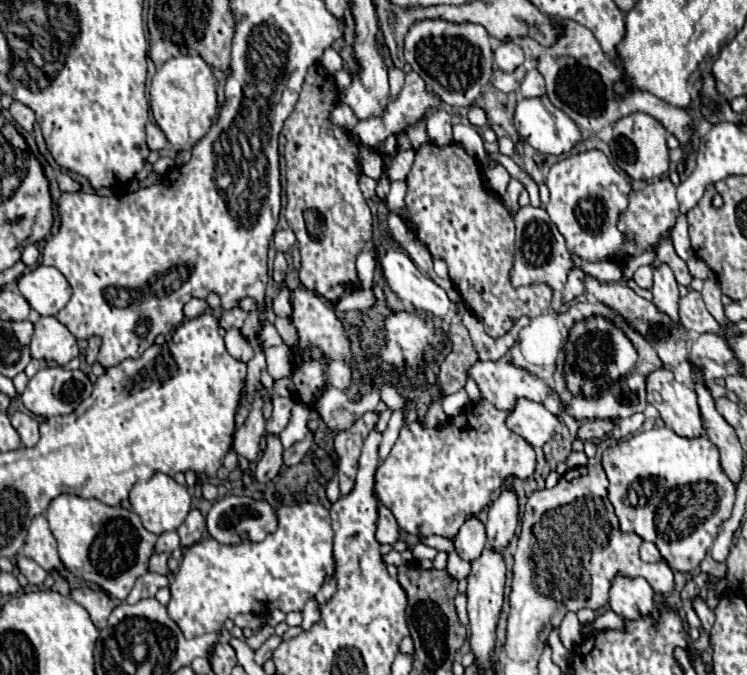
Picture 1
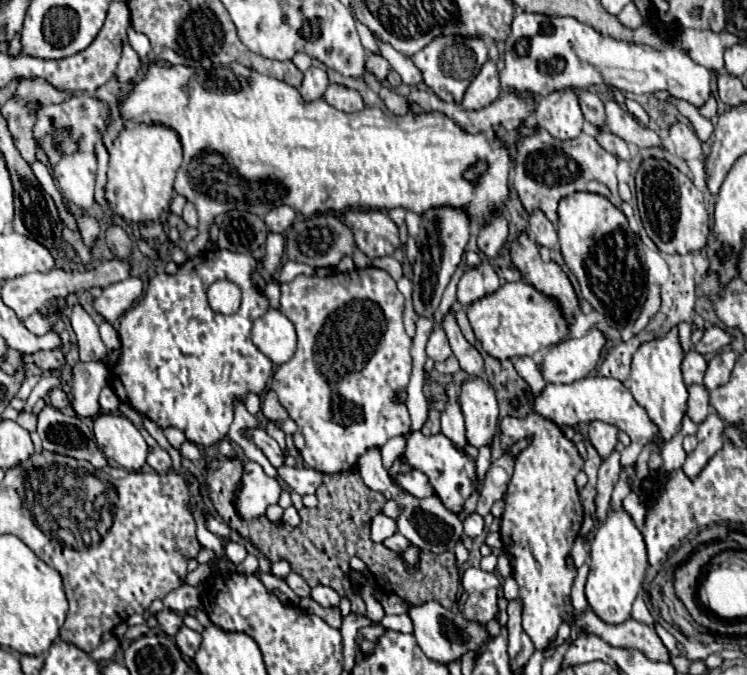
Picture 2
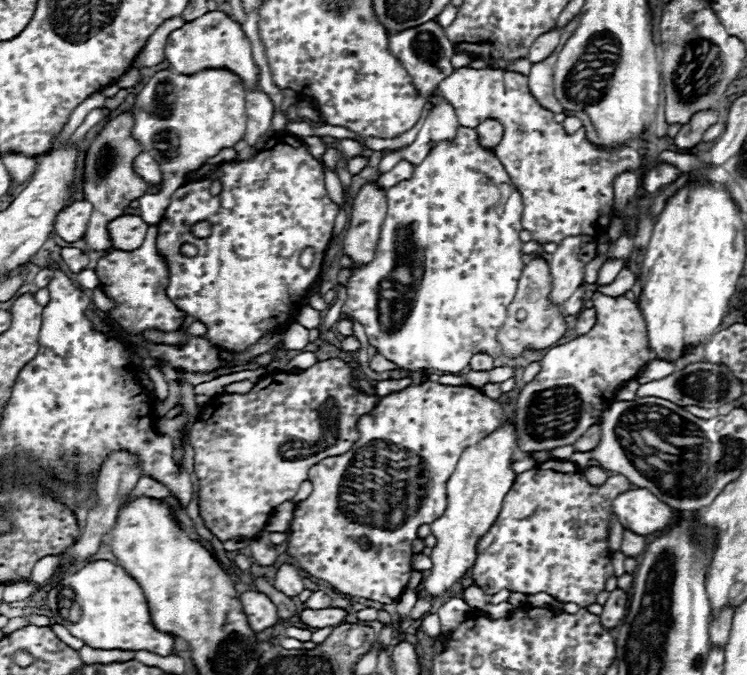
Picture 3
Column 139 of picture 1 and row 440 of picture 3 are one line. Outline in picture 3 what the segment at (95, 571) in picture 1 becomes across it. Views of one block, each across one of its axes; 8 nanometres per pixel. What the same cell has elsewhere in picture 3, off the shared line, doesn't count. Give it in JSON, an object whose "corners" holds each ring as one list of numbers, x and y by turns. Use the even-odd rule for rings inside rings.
{"corners":[[594,292,590,296,590,300,598,312,598,320,596,320,594,328,566,344,550,348,548,354,540,360,542,370,538,372,538,376,532,382,528,382,518,394,516,410,514,410,514,426,516,426,518,446,526,454,540,452,540,450,554,450,560,446,572,446,578,438,584,436,584,432,592,424,600,422,602,412,608,410,608,406,614,402,618,388,624,382,638,378,638,374,642,372,642,366,650,358,654,358,654,354,650,352,648,342,646,342,644,316,632,300,628,300,626,296,612,298,612,296,604,296,600,292]]}

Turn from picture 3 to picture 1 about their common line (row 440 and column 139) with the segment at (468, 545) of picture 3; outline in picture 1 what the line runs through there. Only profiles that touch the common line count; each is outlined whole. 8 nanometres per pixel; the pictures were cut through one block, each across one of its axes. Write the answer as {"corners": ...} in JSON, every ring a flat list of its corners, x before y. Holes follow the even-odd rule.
{"corners":[[154,472,146,482,138,482,130,490,130,506,142,518,142,524,152,534,162,534,166,530,176,530,190,512,190,494,186,486,180,486,172,476]]}

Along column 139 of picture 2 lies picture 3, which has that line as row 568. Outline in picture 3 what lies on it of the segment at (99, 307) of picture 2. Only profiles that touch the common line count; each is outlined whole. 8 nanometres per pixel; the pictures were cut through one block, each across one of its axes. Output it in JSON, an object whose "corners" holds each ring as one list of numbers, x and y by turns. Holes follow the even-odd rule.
{"corners":[[286,562,286,564,282,564,280,568,278,568,278,572,276,572,276,576,274,576,274,586,282,592,282,594,286,594,286,596,298,596,302,590,304,590,304,582,302,582,304,578,302,578,302,572,294,566,294,564,290,564,290,562]]}

